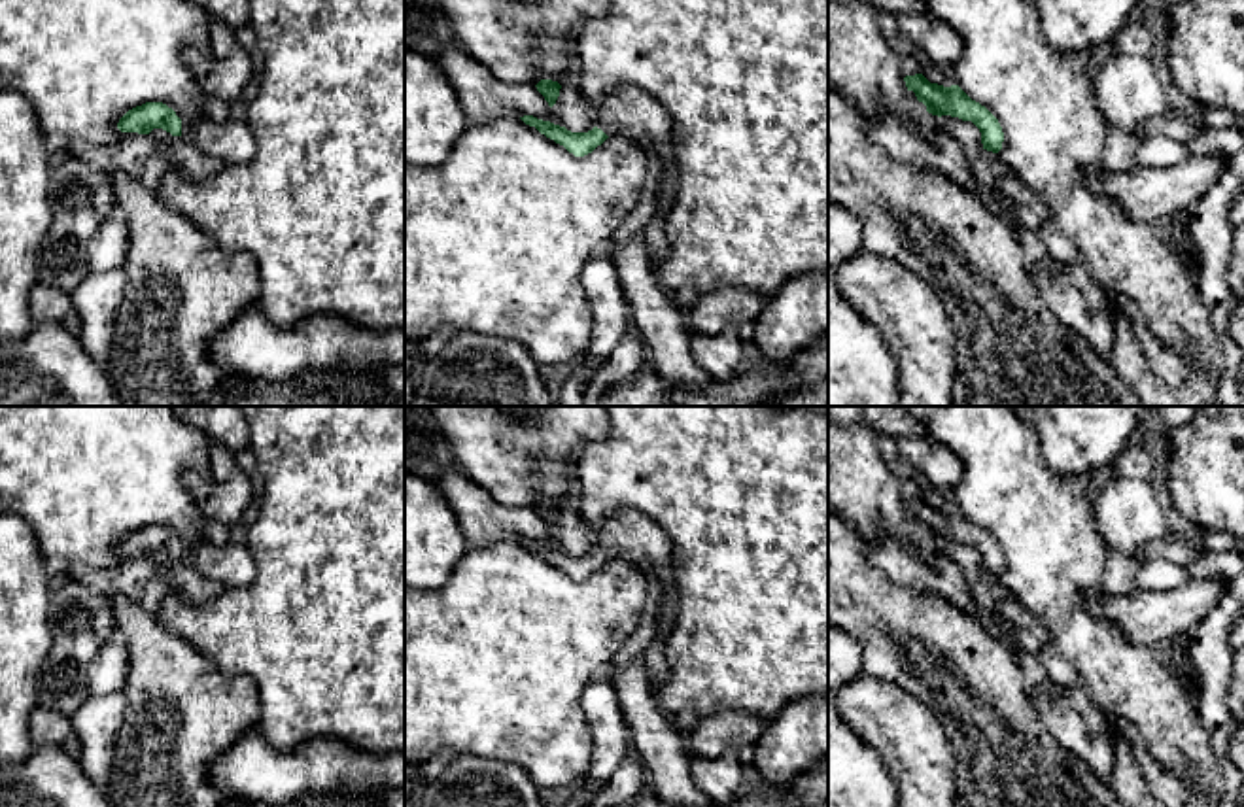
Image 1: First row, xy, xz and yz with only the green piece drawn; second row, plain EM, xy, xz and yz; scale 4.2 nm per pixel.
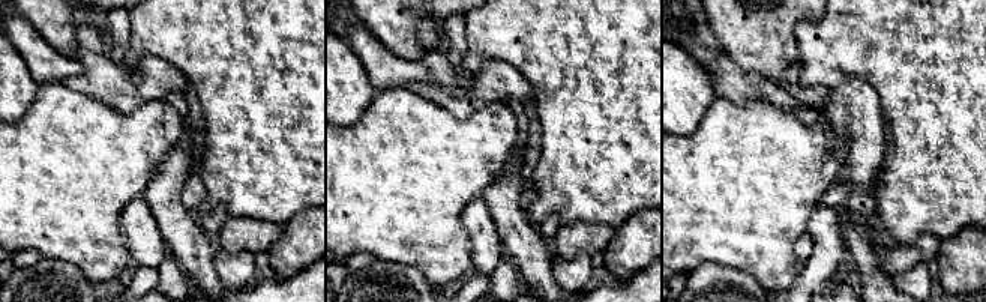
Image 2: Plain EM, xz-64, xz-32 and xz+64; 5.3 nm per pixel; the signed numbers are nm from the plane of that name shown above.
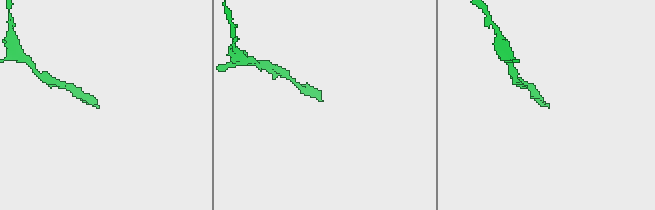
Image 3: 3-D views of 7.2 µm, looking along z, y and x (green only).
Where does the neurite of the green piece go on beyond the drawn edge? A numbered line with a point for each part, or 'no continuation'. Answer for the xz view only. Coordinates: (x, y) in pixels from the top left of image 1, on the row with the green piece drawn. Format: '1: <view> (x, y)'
1: xz (628, 112)

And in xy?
1: xy (231, 142)

